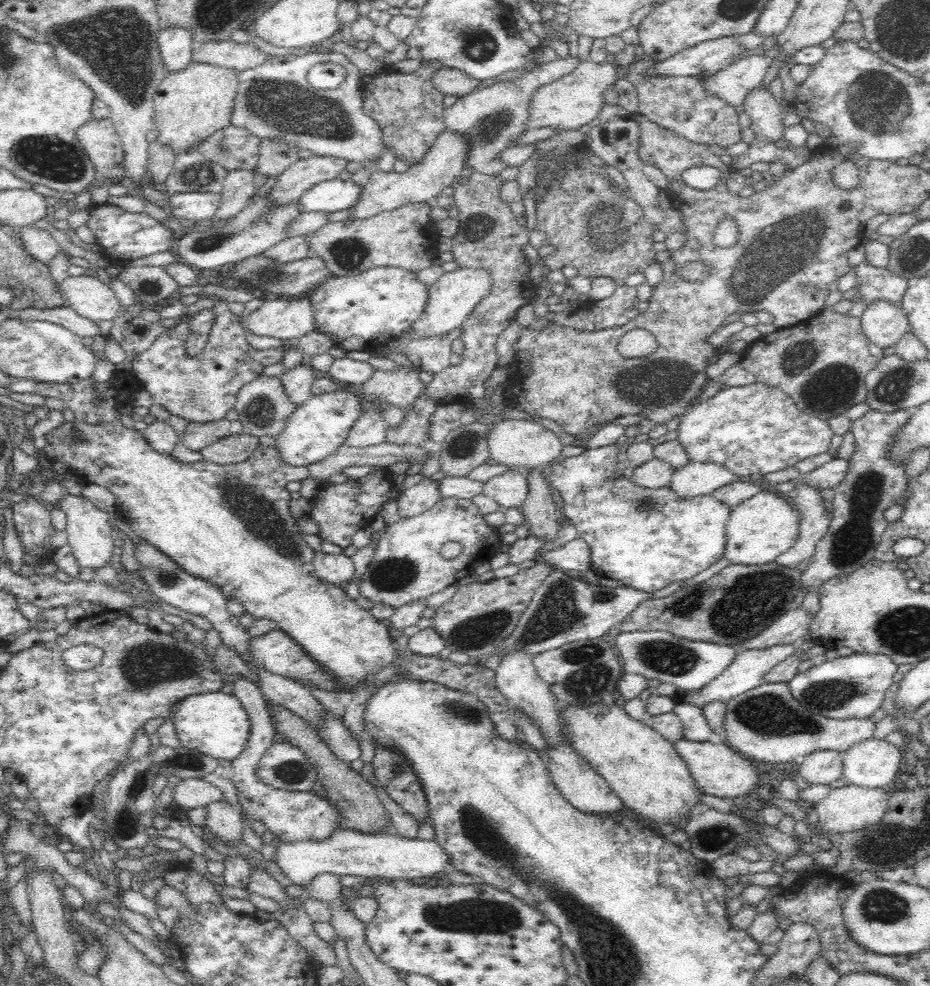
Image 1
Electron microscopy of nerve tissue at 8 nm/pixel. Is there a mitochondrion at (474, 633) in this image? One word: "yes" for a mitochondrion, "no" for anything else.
yes

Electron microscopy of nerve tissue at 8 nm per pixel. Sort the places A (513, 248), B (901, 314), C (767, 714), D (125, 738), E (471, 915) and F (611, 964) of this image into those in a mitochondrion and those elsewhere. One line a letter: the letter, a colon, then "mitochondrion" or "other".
A: other
B: other
C: mitochondrion
D: other
E: mitochondrion
F: mitochondrion

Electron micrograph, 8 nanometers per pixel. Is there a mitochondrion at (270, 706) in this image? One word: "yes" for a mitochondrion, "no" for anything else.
no

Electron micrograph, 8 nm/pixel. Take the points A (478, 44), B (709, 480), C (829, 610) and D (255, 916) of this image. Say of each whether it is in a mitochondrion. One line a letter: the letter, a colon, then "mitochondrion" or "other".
A: mitochondrion
B: other
C: other
D: other

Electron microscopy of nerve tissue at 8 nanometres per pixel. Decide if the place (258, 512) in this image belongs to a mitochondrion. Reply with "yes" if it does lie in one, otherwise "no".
yes

